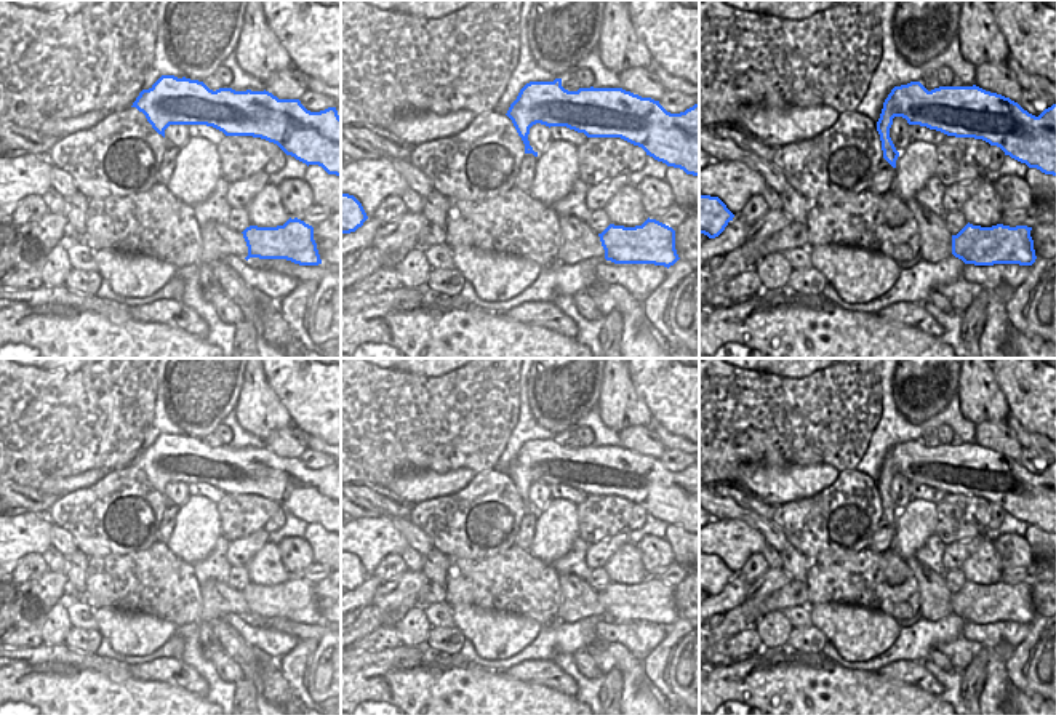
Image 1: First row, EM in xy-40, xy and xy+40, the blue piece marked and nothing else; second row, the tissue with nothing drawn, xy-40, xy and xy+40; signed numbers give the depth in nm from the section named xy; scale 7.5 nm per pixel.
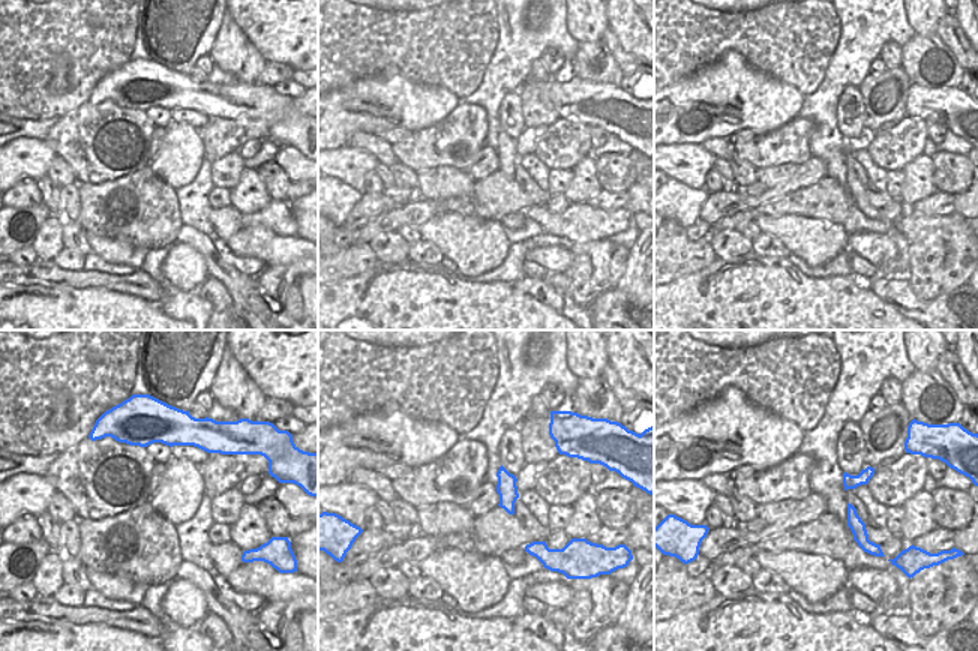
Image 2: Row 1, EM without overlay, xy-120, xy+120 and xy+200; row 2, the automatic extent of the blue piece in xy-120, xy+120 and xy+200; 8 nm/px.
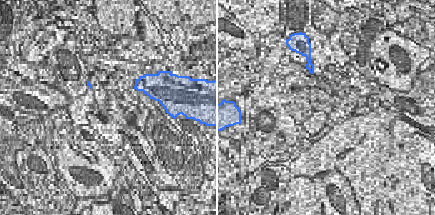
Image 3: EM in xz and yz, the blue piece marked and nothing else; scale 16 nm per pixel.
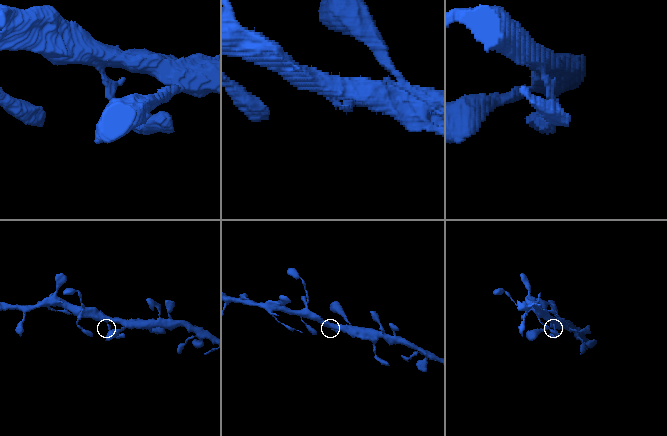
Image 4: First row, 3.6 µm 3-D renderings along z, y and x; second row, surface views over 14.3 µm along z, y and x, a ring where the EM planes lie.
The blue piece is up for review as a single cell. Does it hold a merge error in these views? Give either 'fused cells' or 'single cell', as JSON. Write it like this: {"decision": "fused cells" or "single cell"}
{"decision": "single cell"}

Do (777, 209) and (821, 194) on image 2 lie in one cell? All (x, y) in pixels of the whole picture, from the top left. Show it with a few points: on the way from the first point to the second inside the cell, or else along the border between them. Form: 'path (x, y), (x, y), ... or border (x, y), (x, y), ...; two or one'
path (788, 204), (810, 201); one

